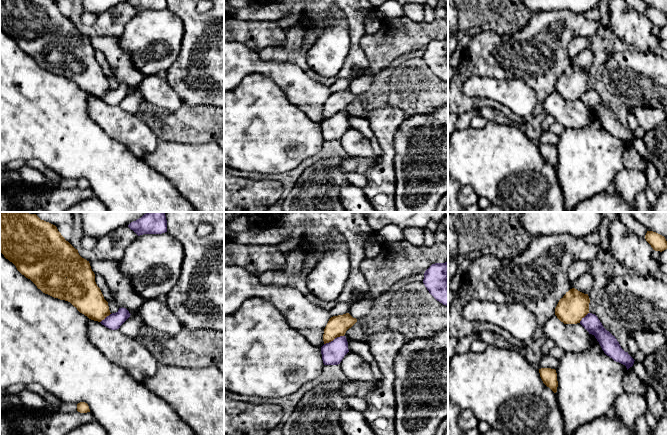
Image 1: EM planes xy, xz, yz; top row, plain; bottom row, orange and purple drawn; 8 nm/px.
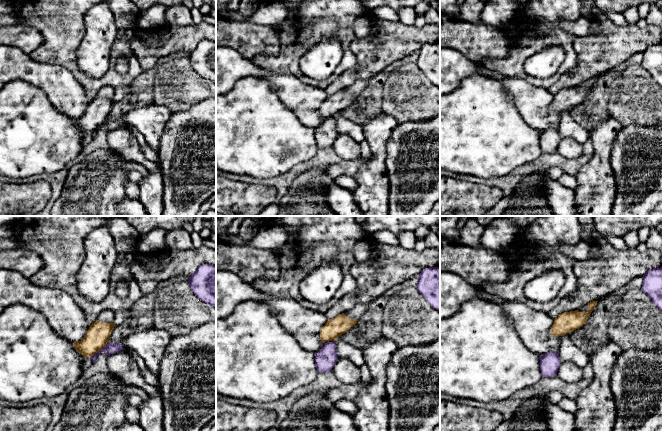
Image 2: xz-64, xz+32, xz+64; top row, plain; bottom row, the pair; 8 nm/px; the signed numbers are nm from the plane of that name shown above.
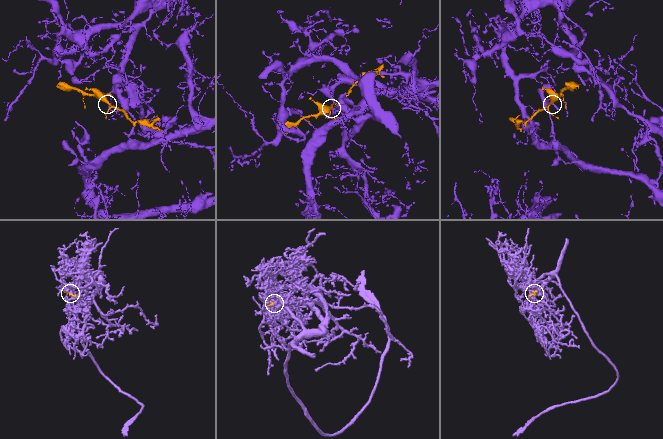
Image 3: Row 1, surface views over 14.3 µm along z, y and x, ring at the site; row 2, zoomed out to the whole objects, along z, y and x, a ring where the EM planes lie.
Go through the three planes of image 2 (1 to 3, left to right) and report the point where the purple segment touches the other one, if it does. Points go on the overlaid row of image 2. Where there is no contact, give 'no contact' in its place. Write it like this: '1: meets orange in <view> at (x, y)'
1: meets orange in xz-64 at (99, 349)
2: meets orange in xz+32 at (333, 340)
3: no contact

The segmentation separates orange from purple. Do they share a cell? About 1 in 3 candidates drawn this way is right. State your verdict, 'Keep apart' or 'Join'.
Keep apart

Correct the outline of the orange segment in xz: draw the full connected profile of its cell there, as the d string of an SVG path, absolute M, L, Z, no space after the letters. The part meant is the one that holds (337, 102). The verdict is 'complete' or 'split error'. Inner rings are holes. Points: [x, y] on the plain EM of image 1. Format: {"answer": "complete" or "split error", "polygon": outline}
{"answer": "complete", "polygon": "M349 89L333 92L329 95L323 110L324 120L333 117L335 114L344 112L346 107L357 98Z"}

